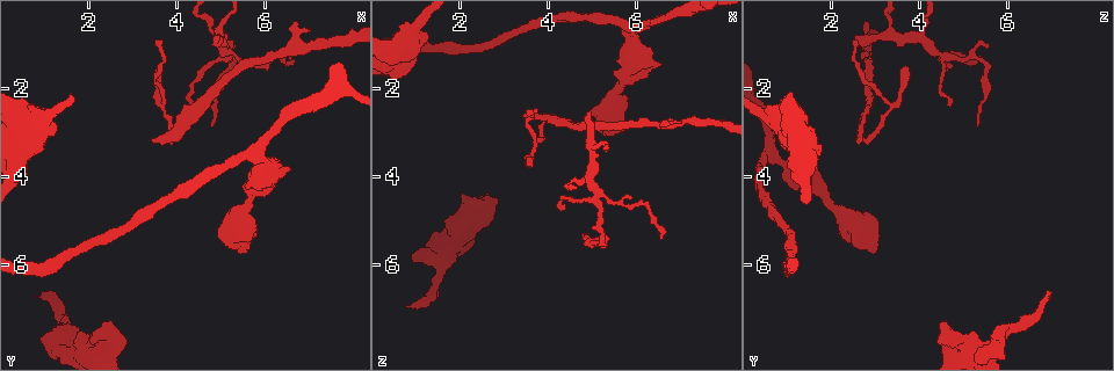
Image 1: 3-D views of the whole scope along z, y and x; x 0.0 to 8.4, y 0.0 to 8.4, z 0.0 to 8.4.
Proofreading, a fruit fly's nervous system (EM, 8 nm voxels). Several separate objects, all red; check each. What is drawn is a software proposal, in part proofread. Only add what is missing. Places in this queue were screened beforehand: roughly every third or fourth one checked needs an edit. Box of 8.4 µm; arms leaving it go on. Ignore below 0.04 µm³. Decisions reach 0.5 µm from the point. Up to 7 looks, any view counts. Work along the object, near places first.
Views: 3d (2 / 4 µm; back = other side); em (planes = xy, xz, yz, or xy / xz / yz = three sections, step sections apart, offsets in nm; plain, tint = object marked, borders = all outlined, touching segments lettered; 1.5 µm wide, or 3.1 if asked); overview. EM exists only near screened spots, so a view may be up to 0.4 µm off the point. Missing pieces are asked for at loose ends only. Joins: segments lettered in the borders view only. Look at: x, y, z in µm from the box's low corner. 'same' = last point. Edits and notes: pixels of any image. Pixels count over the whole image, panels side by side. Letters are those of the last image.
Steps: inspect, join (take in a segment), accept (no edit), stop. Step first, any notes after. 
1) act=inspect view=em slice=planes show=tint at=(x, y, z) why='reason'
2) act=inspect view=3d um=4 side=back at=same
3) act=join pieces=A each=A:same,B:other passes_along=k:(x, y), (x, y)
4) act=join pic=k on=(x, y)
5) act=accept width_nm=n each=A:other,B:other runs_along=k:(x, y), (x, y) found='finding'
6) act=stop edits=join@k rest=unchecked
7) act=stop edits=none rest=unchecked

act=inspect view=em slice=planes show=borders at=(4.40, 2.35, 4.75) why='free end'

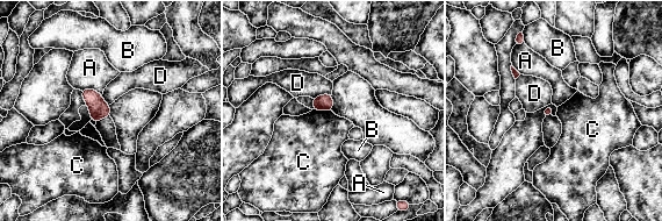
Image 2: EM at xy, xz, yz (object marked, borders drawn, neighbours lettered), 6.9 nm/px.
act=accept each=A:other,B:other,C:other,D:other found='none of them fits'

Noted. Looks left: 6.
act=inspect view=em slice=planes show=tint at=(3.50, 3.15, 2.65) why='tapers out'

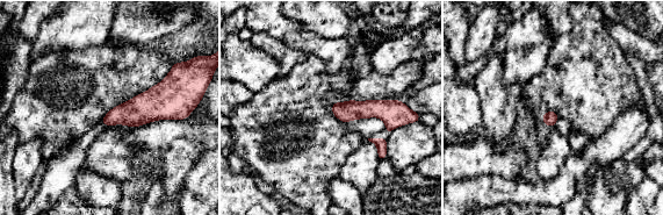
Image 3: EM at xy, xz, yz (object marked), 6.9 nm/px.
act=inspect view=em slice=planes show=borders at=same why='what lies round it'

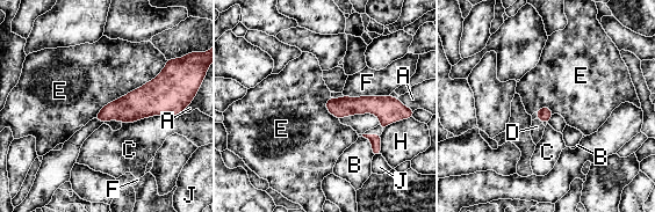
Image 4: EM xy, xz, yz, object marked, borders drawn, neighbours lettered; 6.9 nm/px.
act=join pieces=D each=A:other,B:other,C:other,D:same,E:other,F:other,H:other,J:other passes_along=4:(545, 114), (540, 119), (537, 129) found='the neuron continues'

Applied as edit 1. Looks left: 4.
act=inspect view=3d um=4 at=(4.95, 0.85, 2.50) why='an open end'

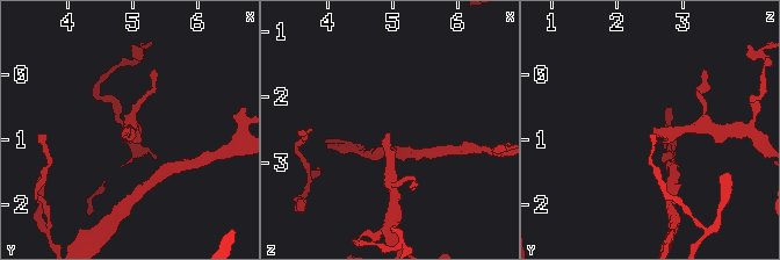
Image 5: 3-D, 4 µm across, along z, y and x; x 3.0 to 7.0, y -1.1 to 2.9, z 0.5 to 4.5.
act=inspect view=em slice=yz step=4 show=borders at=(5.00, 0.80, 2.55) why='now the EM'

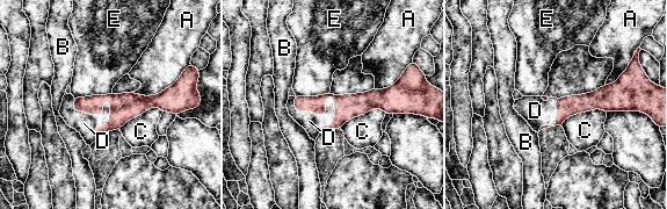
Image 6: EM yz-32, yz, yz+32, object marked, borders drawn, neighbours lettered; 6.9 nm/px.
act=join pieces=D longest_contact=D:340nm each=A:other,B:other,C:other,D:same,E:other passes_along=6:(349, 106), (325, 112), (309, 121) found='it goes on there'

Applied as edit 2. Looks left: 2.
act=stop edits=join@4,join@6 rest=unchecked

